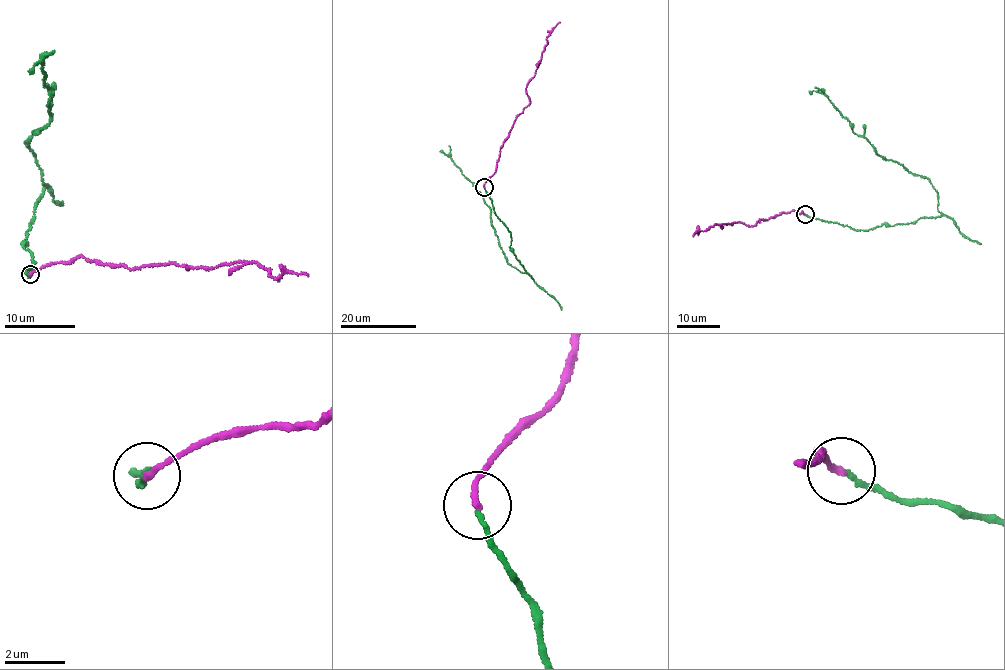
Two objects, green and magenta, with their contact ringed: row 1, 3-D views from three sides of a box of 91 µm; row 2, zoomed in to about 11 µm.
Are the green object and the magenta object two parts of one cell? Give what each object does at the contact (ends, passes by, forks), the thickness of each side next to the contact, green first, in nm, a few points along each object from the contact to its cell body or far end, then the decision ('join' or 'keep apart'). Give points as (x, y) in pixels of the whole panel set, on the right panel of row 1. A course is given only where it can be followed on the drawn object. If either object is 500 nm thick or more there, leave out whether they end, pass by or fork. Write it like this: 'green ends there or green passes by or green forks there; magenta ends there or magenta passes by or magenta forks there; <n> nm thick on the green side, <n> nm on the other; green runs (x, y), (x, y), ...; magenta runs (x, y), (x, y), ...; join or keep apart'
green ends there; magenta ends there; 150 nm thick on the green side, 200 nm on the other; green runs (805, 214), (856, 229), (941, 214), (937, 191), (926, 178), (884, 159), (825, 96), (809, 91); magenta runs (805, 214), (793, 211), (780, 213), (748, 226), (721, 223), (697, 231), (693, 237); join

